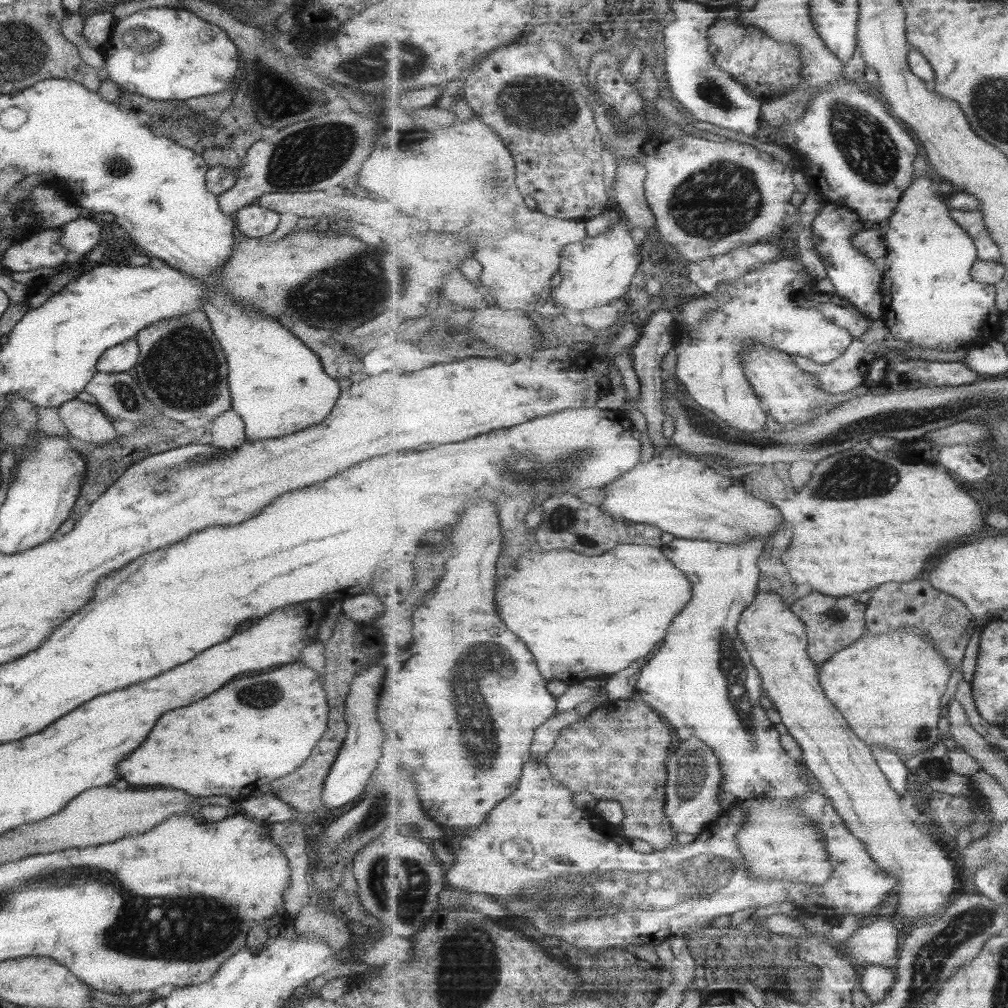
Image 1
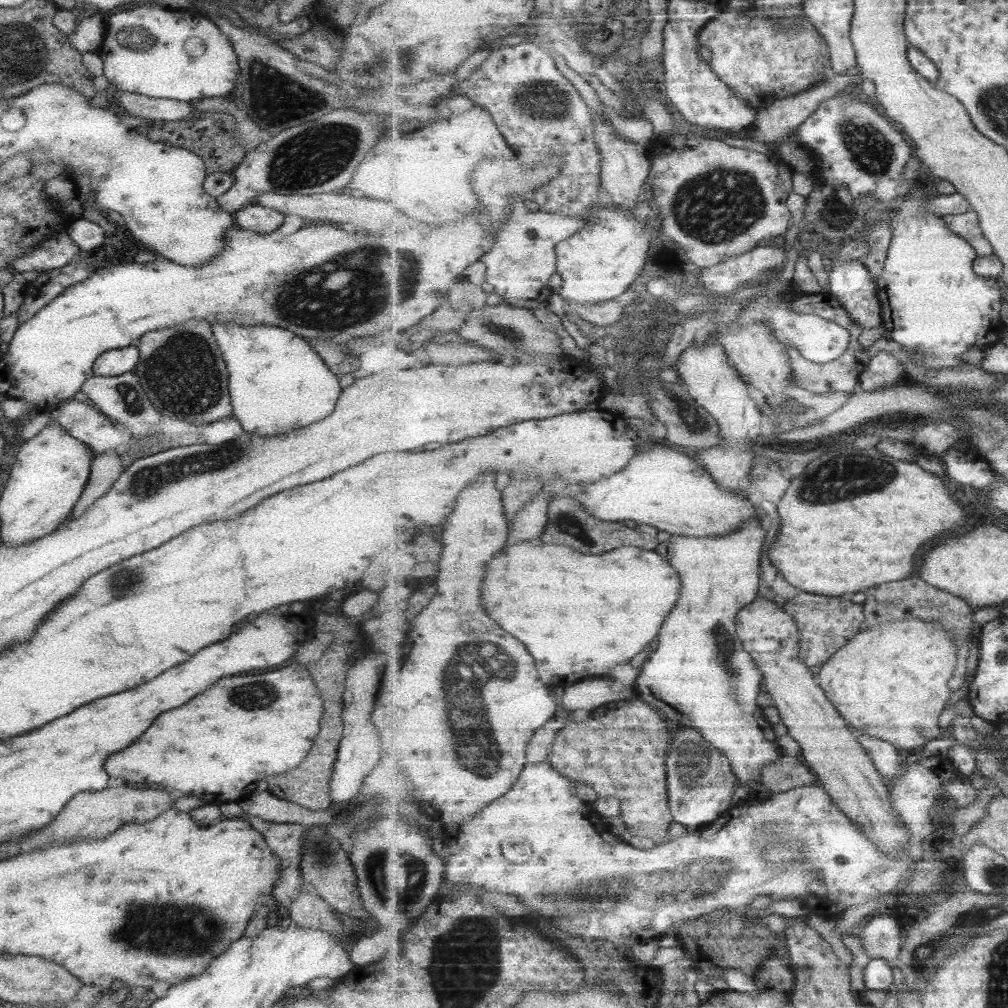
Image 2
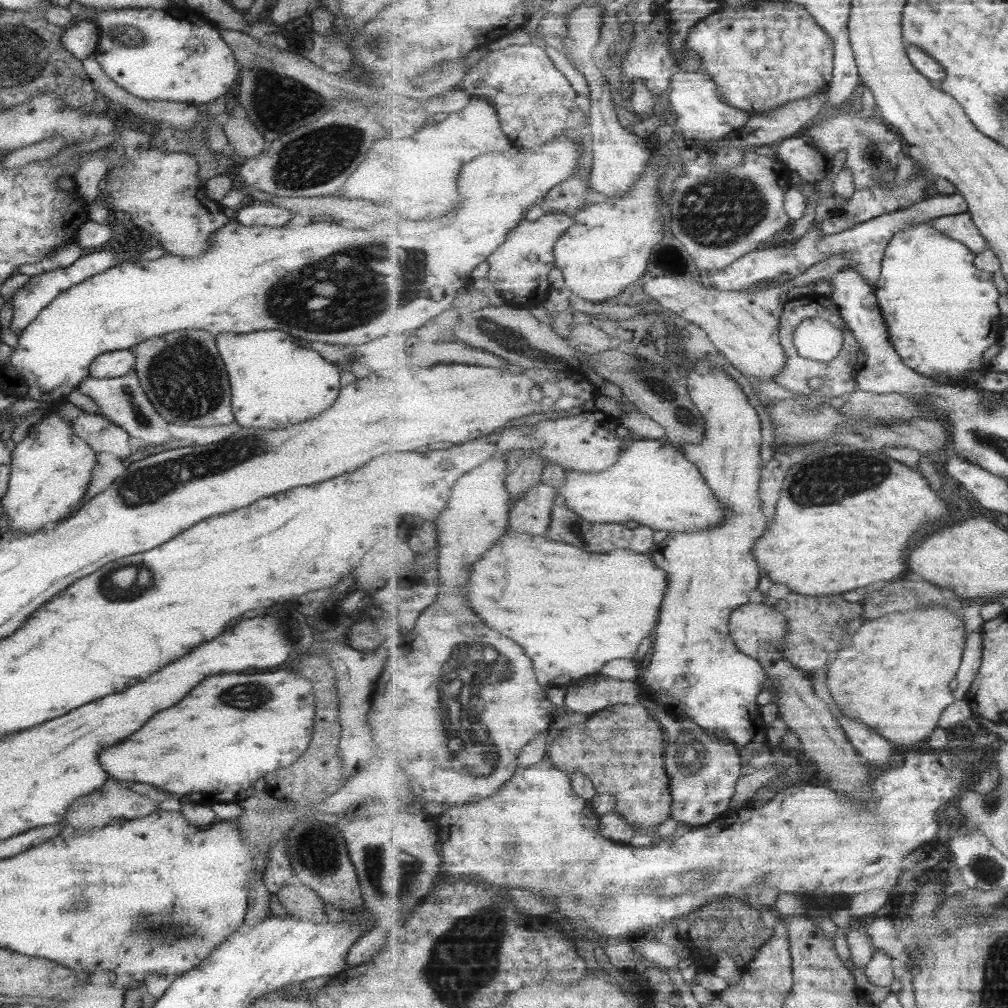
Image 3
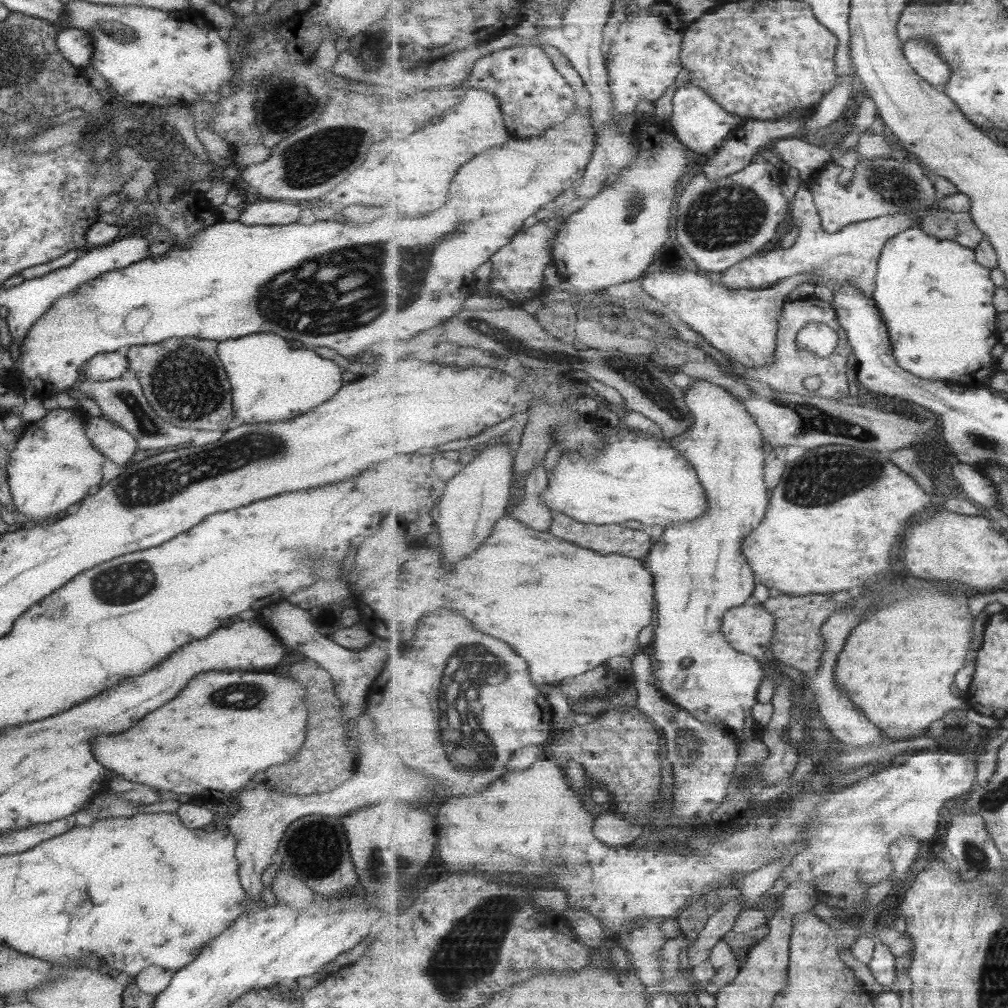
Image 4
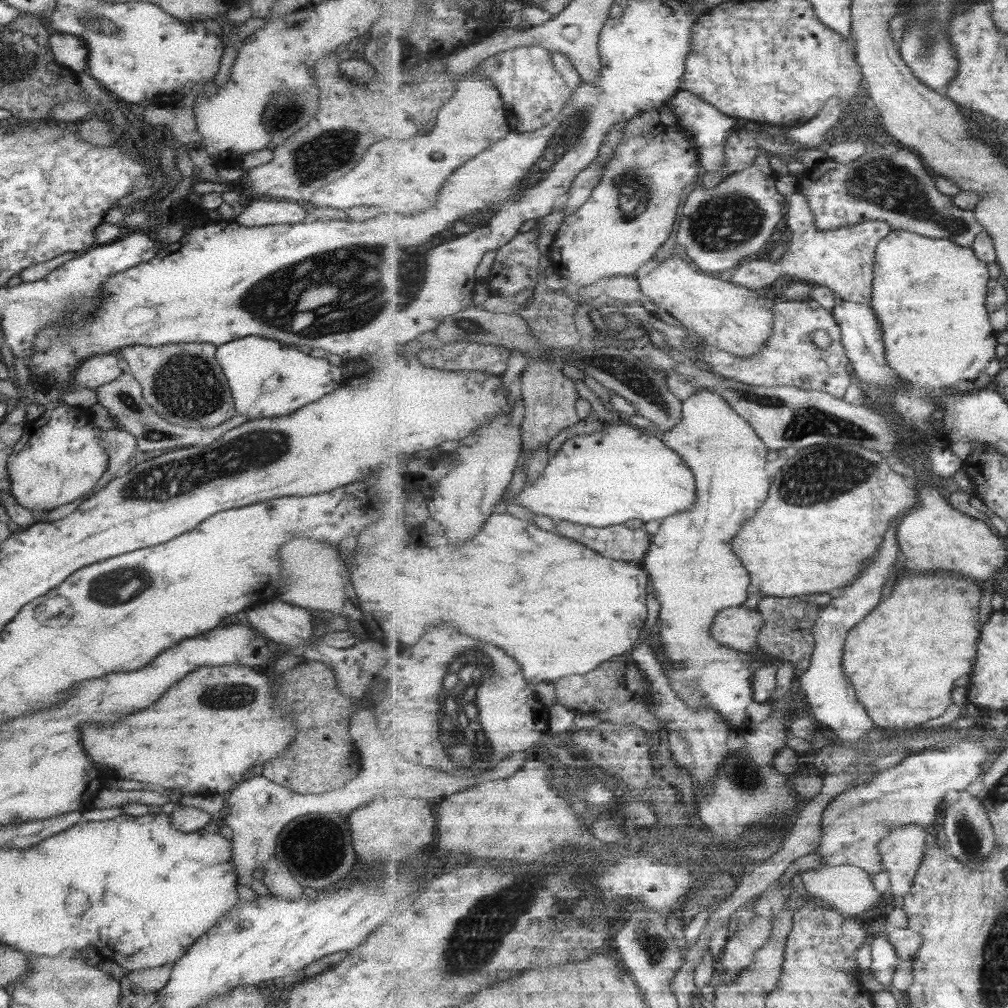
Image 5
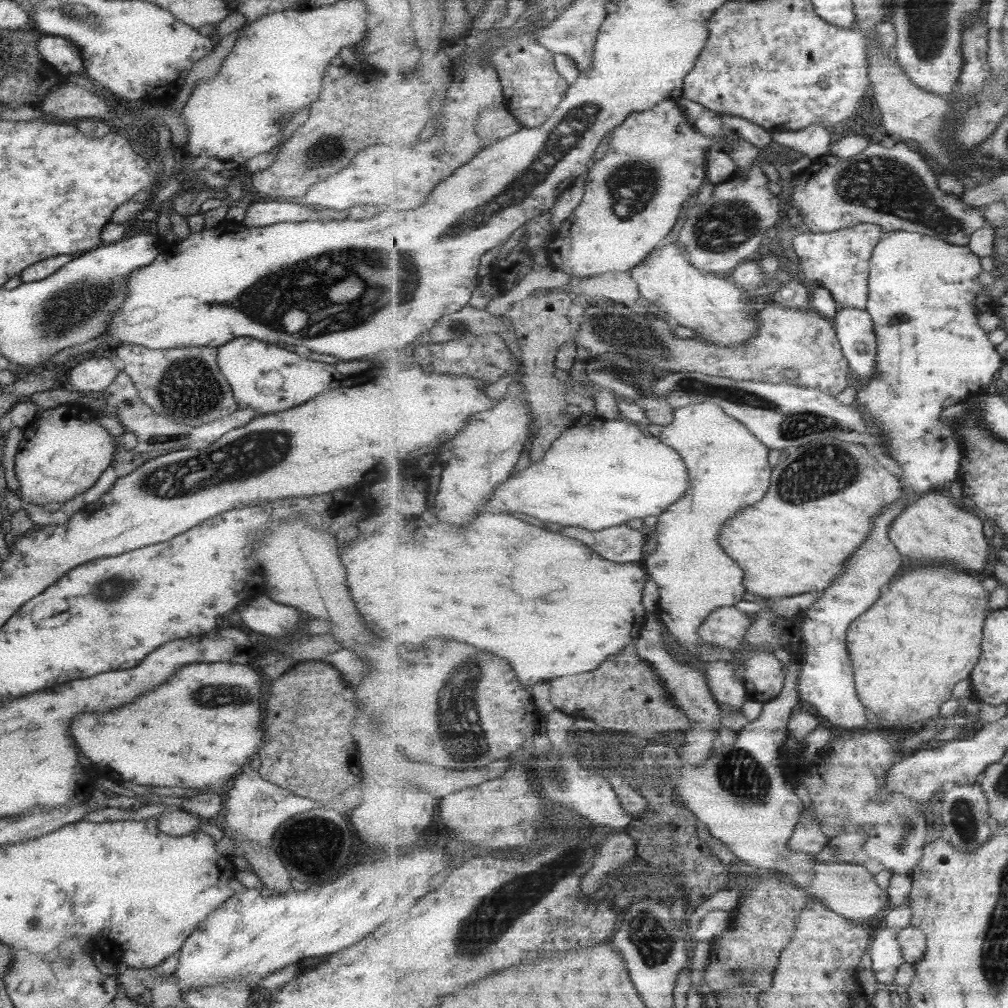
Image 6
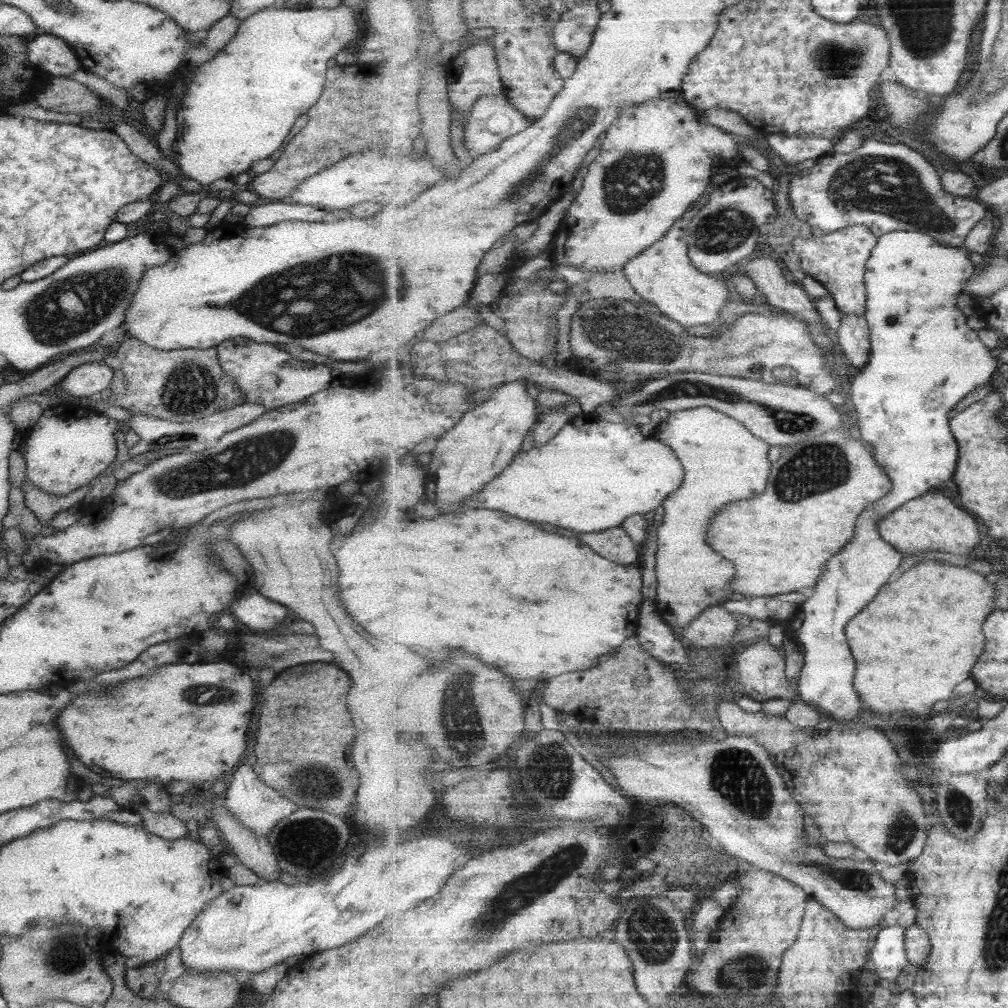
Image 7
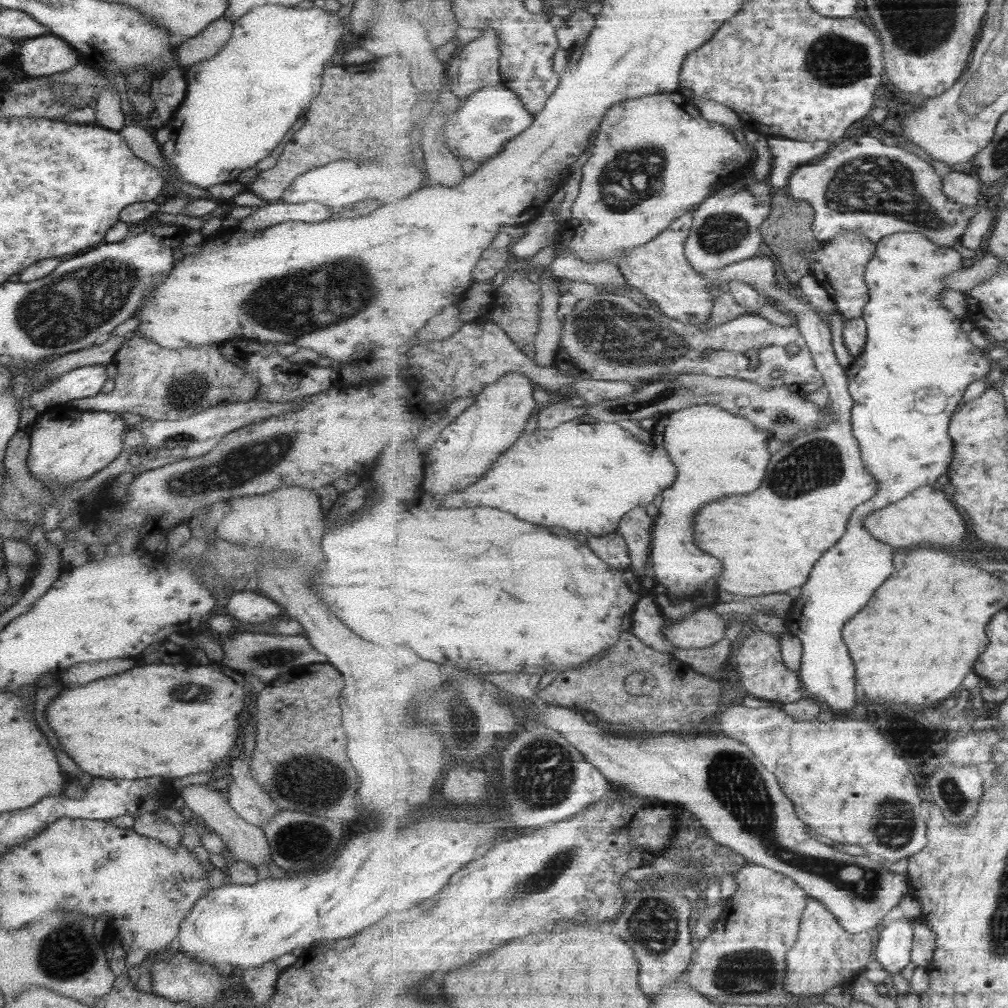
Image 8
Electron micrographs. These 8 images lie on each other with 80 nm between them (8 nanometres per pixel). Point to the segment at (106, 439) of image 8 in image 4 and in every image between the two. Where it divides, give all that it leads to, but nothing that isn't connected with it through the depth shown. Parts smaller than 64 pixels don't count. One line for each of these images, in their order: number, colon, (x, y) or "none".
4: (52, 465)
5: (57, 464)
6: (63, 458)
7: (60, 457)

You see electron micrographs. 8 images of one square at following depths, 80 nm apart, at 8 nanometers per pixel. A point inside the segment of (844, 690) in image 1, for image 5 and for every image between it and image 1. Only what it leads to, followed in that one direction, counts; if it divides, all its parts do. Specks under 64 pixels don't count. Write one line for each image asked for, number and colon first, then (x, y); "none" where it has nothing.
2: (891, 681)
3: (894, 674)
4: (898, 666)
5: (903, 660)

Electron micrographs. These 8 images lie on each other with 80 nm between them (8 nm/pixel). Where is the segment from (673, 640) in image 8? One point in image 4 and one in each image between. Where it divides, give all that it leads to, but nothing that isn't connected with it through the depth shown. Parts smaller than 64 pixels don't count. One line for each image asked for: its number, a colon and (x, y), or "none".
4: (750, 629)
5: (740, 627)
6: (727, 627)
7: (717, 626)

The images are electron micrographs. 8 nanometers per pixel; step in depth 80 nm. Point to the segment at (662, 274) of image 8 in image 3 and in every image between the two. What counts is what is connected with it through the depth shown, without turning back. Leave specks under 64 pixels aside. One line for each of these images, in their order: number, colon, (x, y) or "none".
3: (744, 326)
4: (742, 323)
5: (729, 317)
6: (717, 310)
7: (664, 275)

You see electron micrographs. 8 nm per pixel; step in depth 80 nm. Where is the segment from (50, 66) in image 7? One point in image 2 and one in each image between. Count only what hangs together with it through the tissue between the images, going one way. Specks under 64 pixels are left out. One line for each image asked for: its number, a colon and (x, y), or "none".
2: (88, 36)
3: (80, 41)
4: (74, 45)
5: (67, 50)
6: (61, 54)

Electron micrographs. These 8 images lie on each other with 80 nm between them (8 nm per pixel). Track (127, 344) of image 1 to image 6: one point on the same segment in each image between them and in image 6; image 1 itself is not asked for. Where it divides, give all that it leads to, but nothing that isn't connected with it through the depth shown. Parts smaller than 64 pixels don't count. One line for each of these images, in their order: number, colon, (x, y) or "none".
2: (114, 362)
3: (119, 362)
4: (105, 366)
5: (100, 369)
6: (92, 375)

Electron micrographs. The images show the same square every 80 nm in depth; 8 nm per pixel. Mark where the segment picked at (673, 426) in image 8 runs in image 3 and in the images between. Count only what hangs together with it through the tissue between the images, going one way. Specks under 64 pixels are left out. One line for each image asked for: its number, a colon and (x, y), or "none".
3: (697, 670)
4: (700, 571)
5: (695, 573)
6: (729, 468)
7: (724, 461)

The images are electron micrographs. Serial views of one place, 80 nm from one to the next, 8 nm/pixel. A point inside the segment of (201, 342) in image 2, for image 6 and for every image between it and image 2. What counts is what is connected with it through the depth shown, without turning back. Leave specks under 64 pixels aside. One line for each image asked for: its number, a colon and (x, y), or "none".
3: (181, 373)
4: (184, 382)
5: (182, 383)
6: (185, 384)

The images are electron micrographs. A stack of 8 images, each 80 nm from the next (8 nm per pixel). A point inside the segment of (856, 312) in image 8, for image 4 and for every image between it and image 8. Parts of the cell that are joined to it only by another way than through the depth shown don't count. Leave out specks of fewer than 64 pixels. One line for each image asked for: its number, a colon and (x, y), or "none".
4: (851, 256)
5: (843, 259)
6: (839, 261)
7: (838, 260)

